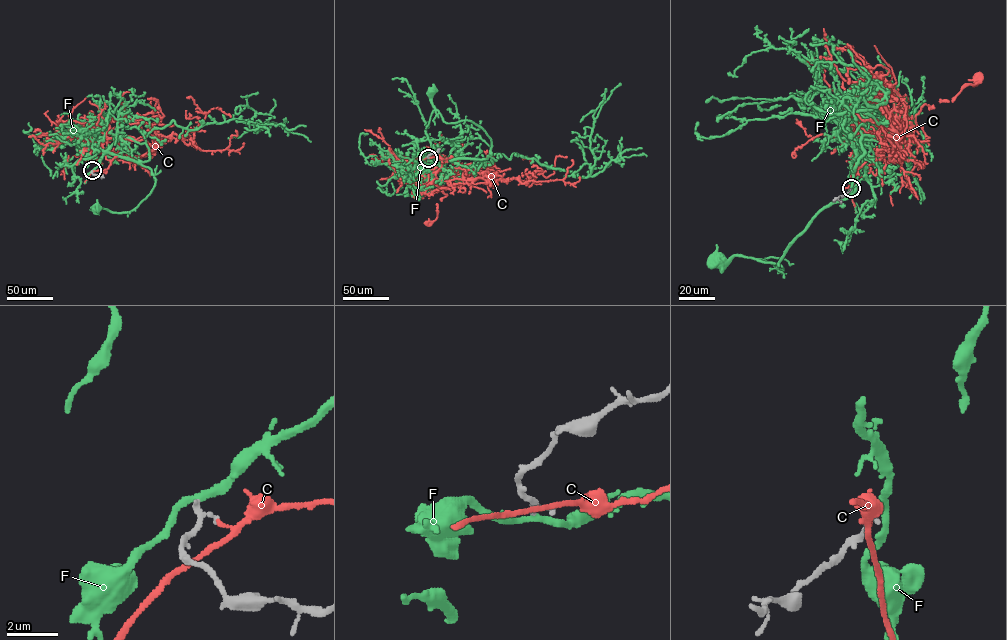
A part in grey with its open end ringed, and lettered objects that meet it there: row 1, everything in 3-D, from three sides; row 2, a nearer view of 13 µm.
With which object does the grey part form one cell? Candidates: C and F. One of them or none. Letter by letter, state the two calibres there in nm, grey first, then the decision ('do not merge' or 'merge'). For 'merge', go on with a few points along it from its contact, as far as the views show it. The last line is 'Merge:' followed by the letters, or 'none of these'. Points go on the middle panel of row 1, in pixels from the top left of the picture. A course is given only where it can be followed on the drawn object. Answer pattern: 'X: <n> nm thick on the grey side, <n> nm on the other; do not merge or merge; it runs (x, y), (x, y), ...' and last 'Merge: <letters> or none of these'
C: 200 nm thick on the grey side, 140 nm on the other; do not merge
F: 240 nm thick on the grey side, 260 nm on the other; merge; it runs (428, 158), (439, 162), (485, 159), (491, 146), (485, 132), (472, 121), (446, 123), (433, 105), (432, 92)
Merge: F

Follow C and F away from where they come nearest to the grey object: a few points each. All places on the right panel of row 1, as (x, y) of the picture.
C: (850, 190), (859, 168), (896, 134), (905, 142), (913, 137), (923, 105), (952, 101), (978, 78)
F: (851, 188), (857, 153), (851, 190), (791, 243), (778, 265), (782, 270), (778, 263), (739, 255), (723, 263)

